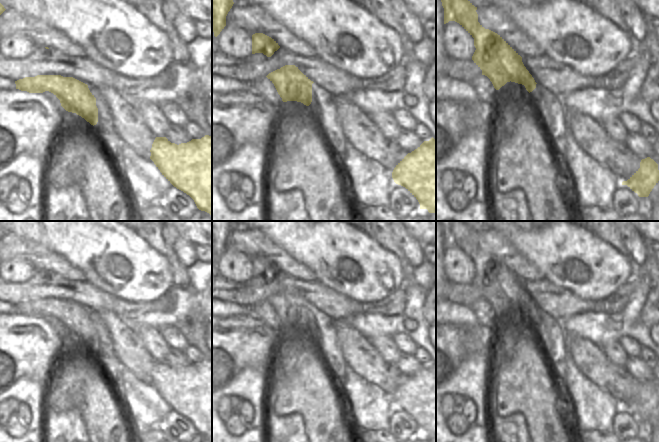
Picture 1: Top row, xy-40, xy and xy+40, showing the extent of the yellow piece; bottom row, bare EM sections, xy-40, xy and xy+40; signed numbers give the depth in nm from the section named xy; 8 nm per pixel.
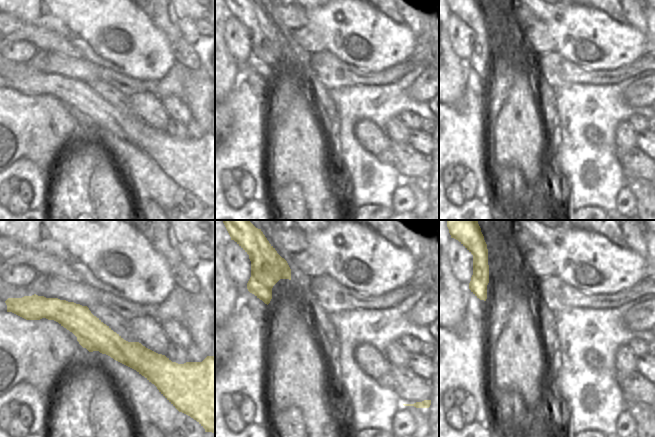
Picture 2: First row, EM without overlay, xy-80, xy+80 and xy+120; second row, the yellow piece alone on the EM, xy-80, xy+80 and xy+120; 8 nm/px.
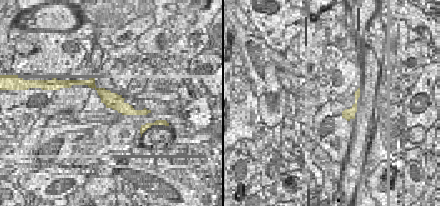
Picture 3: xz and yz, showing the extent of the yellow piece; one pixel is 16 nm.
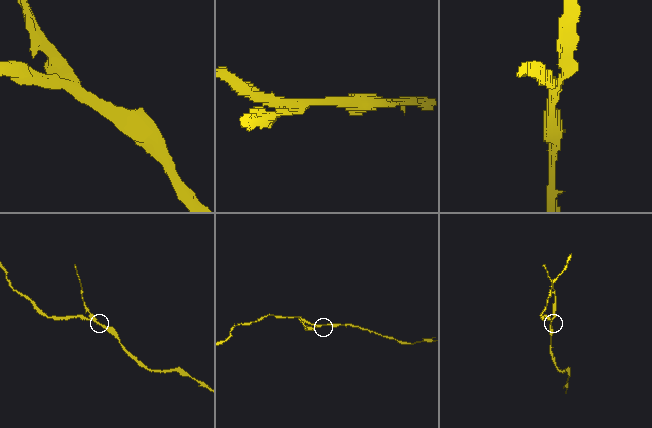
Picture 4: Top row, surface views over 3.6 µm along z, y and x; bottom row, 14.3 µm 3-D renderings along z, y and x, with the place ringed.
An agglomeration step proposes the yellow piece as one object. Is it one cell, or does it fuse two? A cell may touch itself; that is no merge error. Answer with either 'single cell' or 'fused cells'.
fused cells

